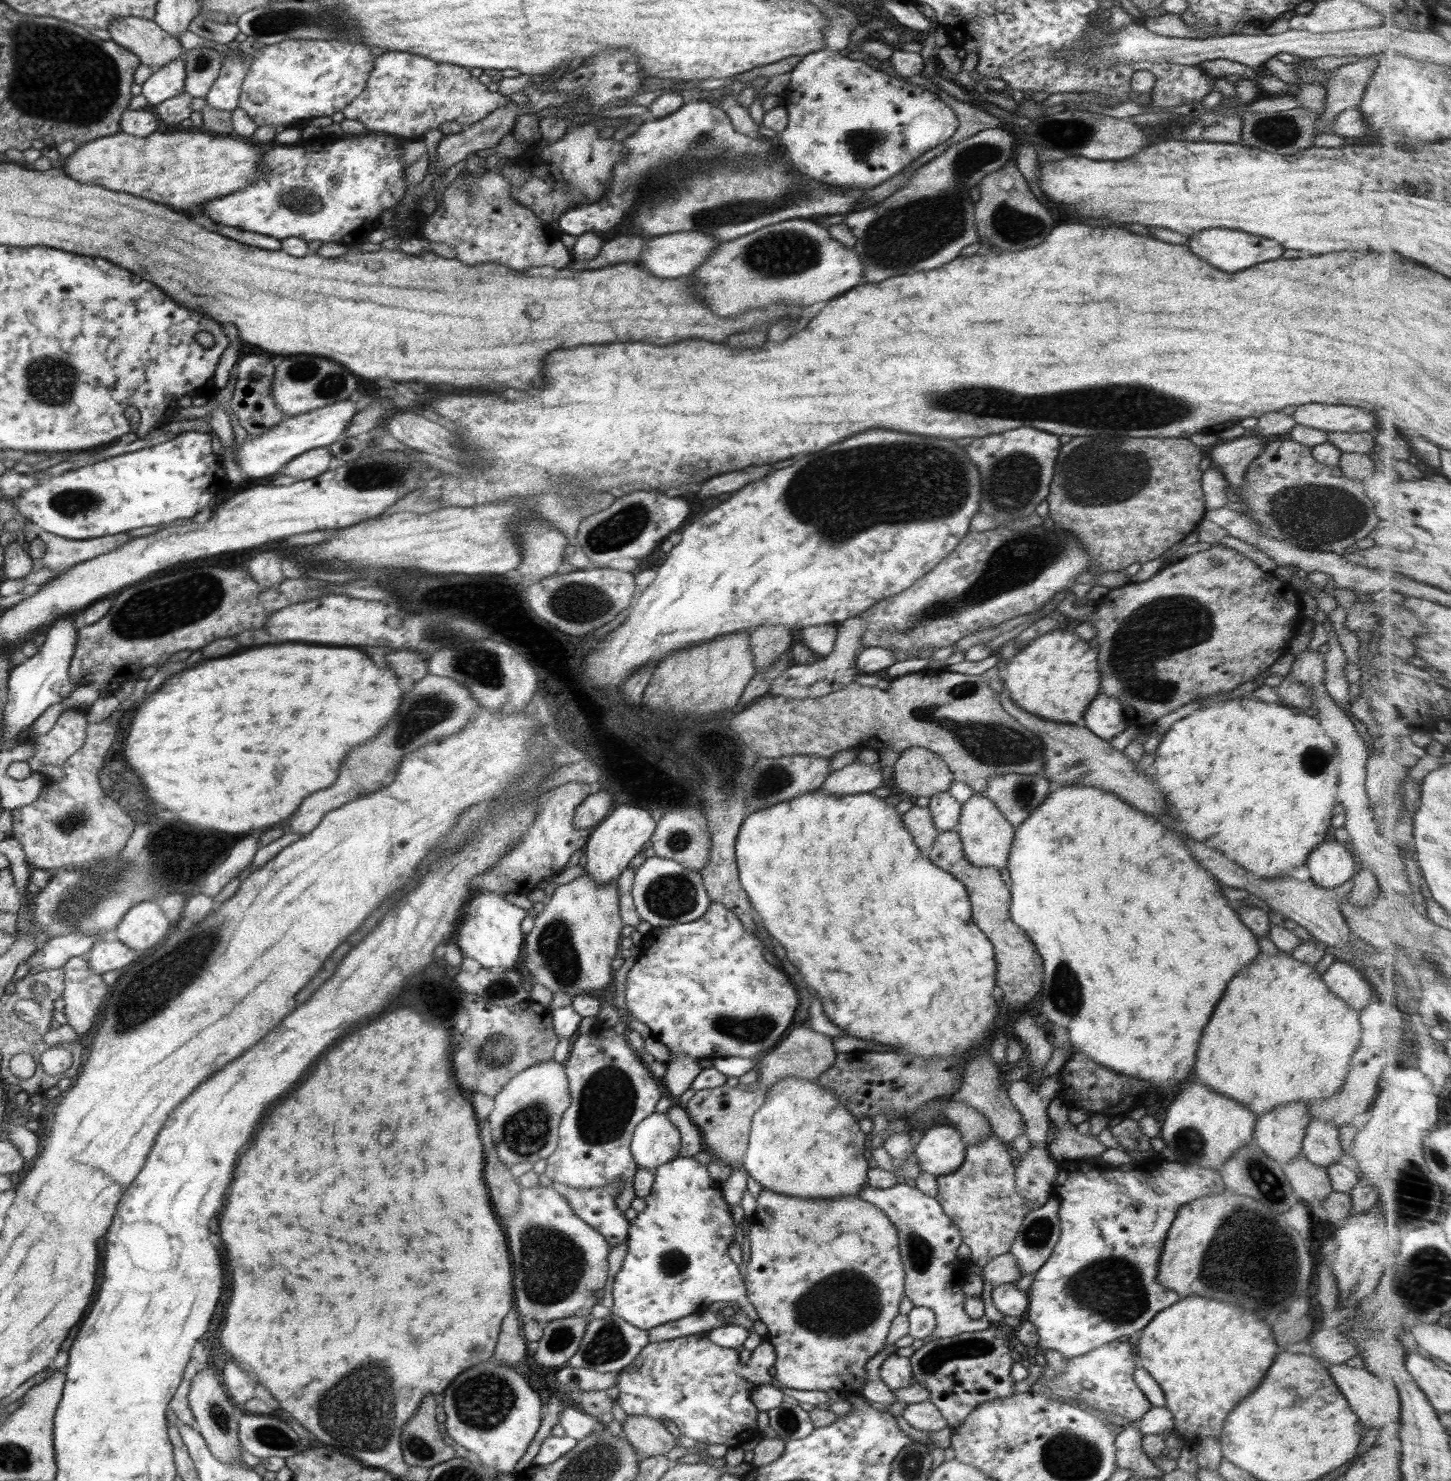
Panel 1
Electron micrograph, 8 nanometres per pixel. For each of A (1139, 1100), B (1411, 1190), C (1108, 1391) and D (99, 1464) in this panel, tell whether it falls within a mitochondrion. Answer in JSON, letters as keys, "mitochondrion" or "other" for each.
{"A":"other","B":"mitochondrion","C":"other","D":"other"}

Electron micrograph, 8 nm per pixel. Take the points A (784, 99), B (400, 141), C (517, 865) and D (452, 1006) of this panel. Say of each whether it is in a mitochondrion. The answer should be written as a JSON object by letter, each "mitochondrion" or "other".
{"A":"other","B":"other","C":"other","D":"other"}

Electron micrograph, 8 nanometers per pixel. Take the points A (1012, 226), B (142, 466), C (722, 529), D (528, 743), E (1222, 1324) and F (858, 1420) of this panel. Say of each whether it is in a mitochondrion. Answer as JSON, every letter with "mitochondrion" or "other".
{"A":"mitochondrion","B":"other","C":"other","D":"other","E":"other","F":"other"}

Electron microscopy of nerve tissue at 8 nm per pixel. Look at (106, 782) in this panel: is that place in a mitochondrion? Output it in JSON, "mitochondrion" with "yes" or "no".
{"mitochondrion":"yes"}

